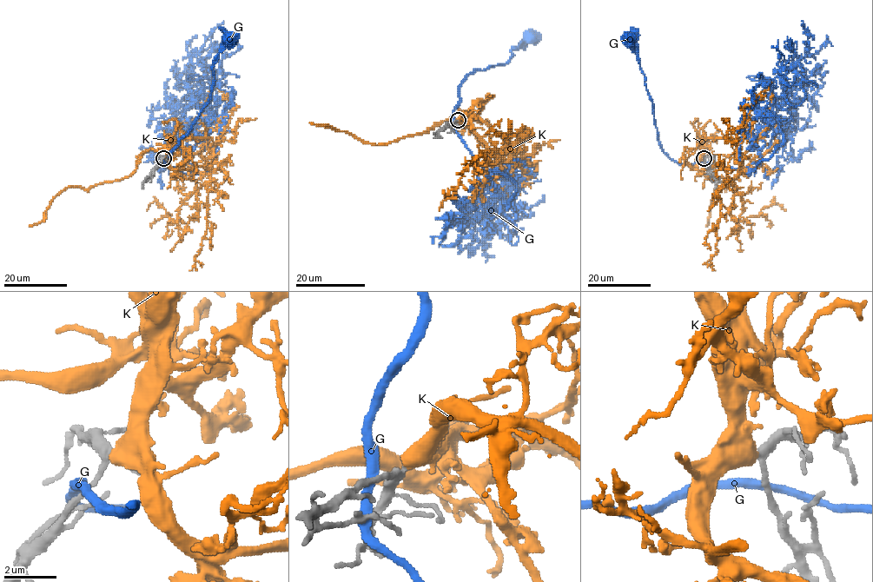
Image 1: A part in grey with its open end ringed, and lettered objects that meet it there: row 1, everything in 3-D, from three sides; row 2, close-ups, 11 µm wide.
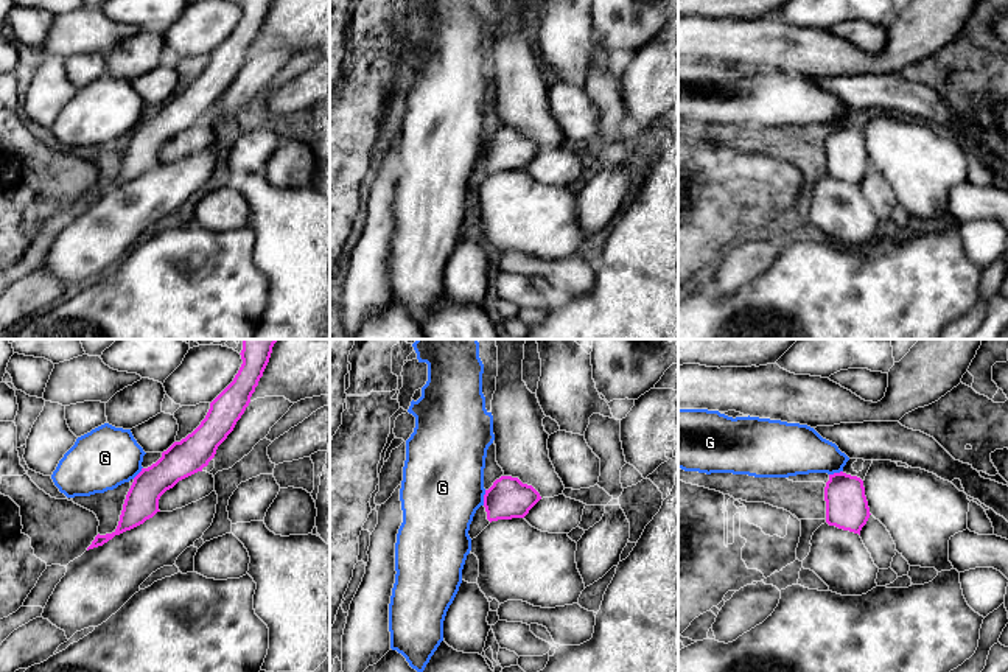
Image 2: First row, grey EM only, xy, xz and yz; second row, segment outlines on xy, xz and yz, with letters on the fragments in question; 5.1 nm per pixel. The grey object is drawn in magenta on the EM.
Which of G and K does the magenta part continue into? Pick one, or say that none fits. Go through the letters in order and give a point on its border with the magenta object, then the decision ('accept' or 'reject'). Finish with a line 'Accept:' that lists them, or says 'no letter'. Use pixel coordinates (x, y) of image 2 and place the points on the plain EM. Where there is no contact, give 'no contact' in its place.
G: contact xz (484, 150); reject
K: no contact; accept
Accept: K

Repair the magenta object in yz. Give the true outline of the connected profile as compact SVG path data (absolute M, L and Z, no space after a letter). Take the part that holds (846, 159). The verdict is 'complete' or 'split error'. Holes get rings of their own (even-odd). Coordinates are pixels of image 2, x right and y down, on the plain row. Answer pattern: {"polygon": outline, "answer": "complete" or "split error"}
{"polygon": "M843 123L829 126L824 138L826 174L860 187L870 170L863 132Z", "answer": "complete"}

